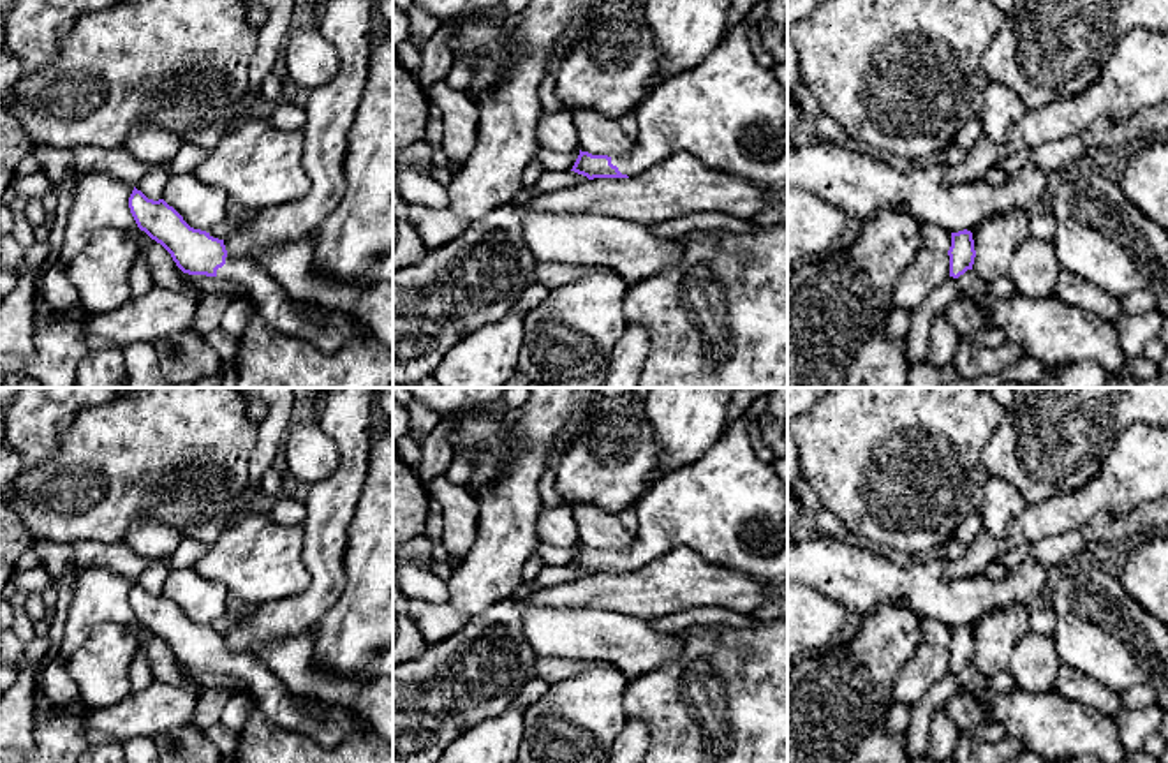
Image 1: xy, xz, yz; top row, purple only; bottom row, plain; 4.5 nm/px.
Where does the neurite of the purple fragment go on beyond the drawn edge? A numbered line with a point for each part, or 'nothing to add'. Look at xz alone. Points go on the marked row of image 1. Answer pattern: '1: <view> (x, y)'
1: xz (730, 111)

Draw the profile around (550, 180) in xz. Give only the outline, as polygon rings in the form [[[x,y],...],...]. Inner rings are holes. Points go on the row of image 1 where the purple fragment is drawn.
[[[544,171],[534,187],[539,194],[546,194],[558,189],[574,187],[587,180],[587,176],[574,171]]]

